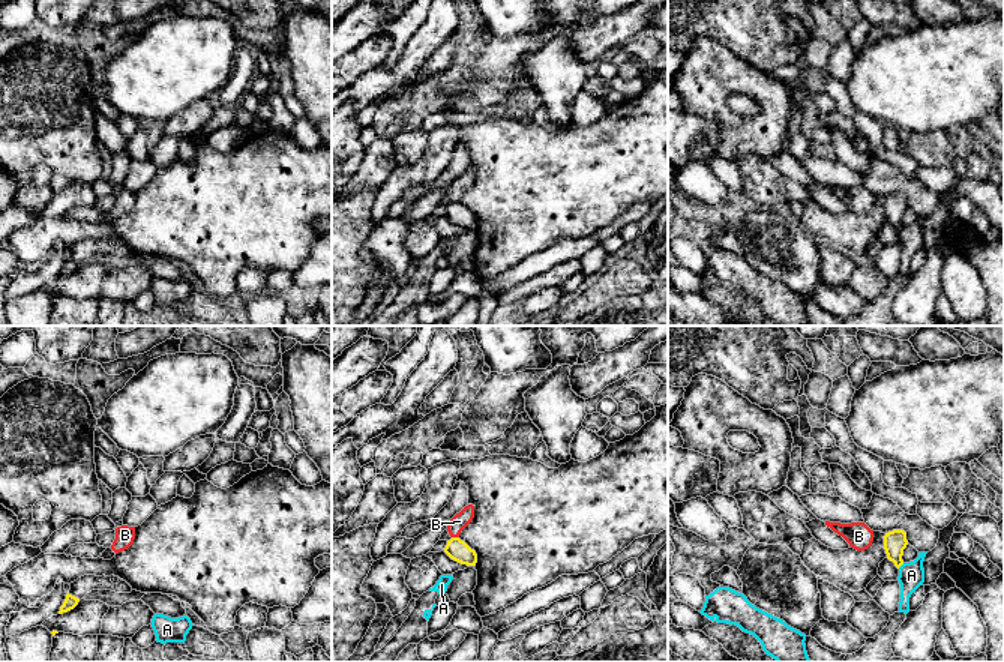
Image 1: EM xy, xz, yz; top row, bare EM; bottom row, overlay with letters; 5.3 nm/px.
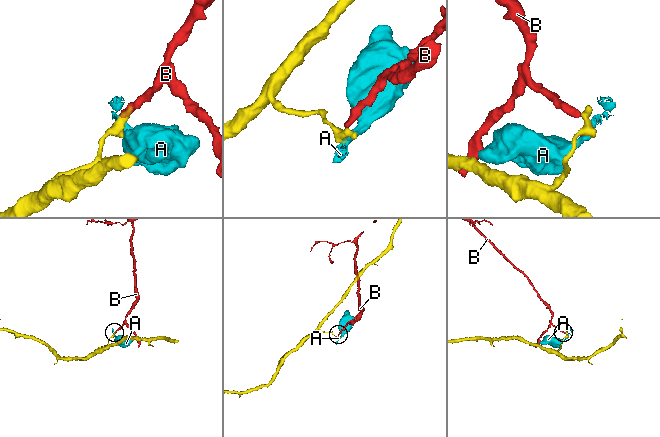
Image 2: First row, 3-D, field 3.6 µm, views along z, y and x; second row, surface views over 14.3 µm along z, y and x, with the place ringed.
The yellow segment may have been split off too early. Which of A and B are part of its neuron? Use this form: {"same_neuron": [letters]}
{"same_neuron": []}

